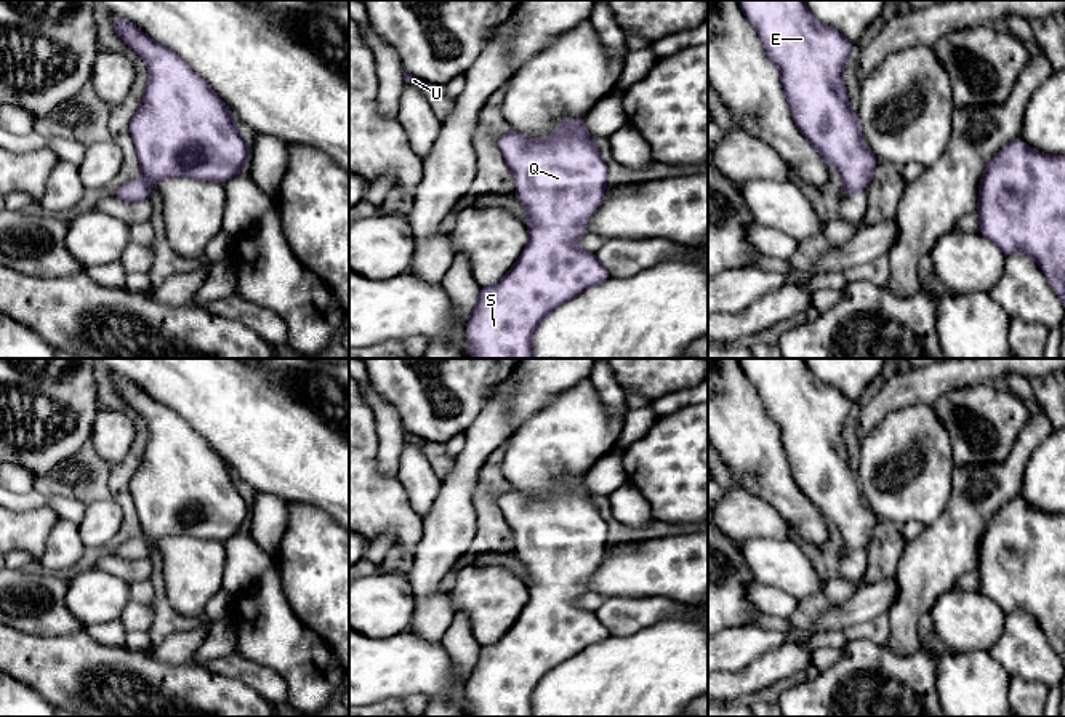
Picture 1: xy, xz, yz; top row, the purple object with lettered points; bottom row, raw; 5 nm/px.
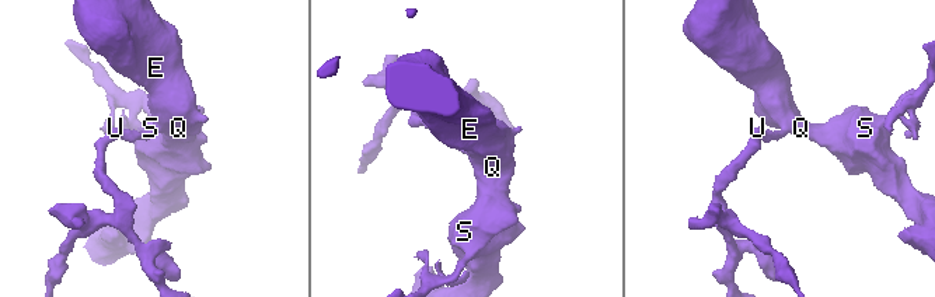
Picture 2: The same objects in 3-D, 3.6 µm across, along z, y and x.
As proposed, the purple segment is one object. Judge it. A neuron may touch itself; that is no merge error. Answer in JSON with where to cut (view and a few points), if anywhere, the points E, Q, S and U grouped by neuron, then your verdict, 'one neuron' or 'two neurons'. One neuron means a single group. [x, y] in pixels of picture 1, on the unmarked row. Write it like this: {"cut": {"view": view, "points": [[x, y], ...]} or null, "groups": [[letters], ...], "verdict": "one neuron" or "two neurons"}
{"cut": null, "groups": [["E", "Q", "S", "U"]], "verdict": "one neuron"}

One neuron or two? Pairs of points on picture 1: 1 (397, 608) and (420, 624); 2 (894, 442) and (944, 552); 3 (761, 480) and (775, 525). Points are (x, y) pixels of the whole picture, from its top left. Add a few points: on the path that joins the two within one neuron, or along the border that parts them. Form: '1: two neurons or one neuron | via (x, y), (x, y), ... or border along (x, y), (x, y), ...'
1: two neurons | border along (410, 581), (412, 620), (407, 628)
2: two neurons | border along (952, 490), (947, 506), (926, 525)
3: two neurons | border along (740, 487), (764, 500), (783, 520), (790, 535)

